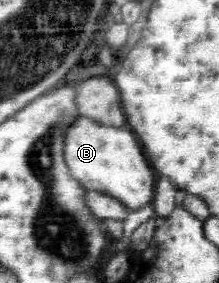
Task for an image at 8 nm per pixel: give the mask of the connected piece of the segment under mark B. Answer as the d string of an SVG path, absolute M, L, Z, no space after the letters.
M85 116L76 117L64 134L64 157L69 173L86 191L104 193L126 206L129 212L150 202L155 191L154 173L142 154L140 144L126 128L101 126Z

